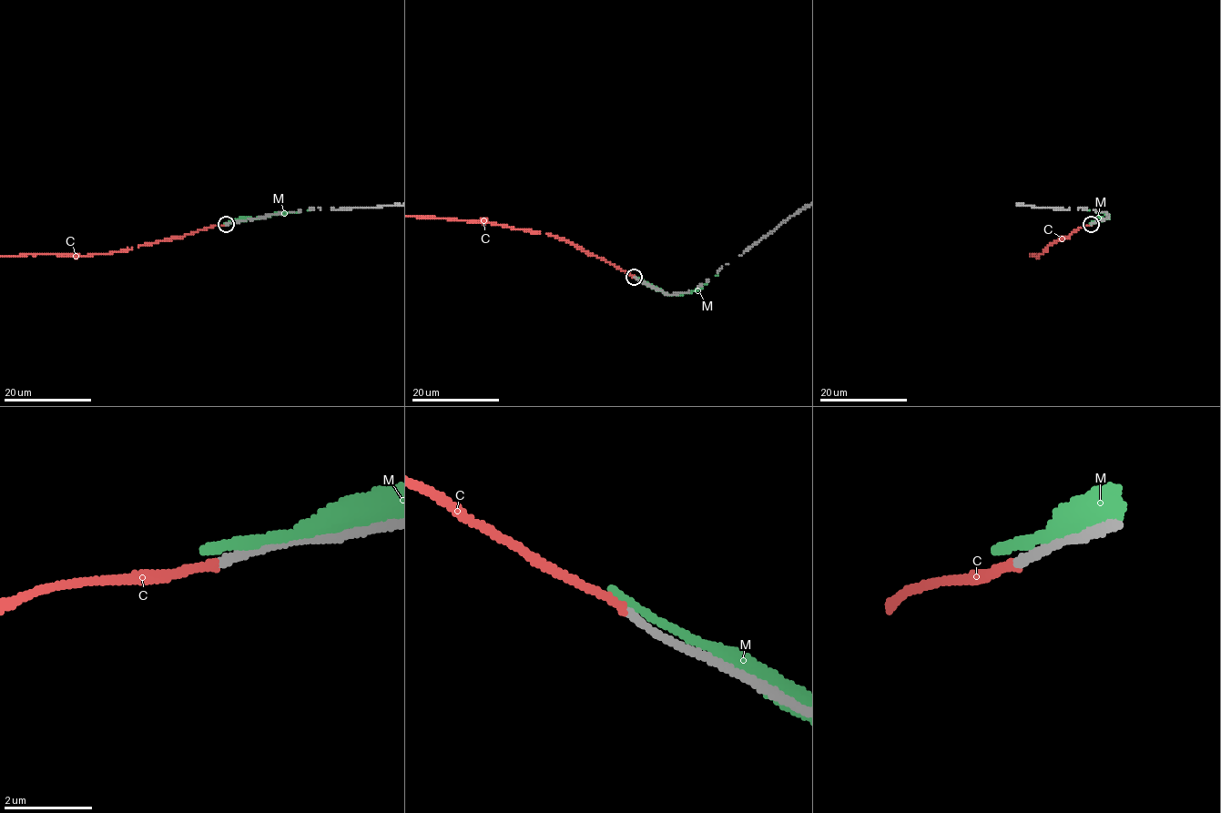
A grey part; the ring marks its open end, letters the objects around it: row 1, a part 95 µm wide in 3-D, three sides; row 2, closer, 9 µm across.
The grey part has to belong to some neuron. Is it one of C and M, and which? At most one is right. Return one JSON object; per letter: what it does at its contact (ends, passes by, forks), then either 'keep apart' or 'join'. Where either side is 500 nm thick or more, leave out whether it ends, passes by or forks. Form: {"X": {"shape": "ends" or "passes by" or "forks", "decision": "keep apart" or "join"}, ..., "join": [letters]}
{"C": {"shape": "ends", "decision": "join"}, "M": {"shape": "passes by", "decision": "keep apart"}, "join": ["C"]}

